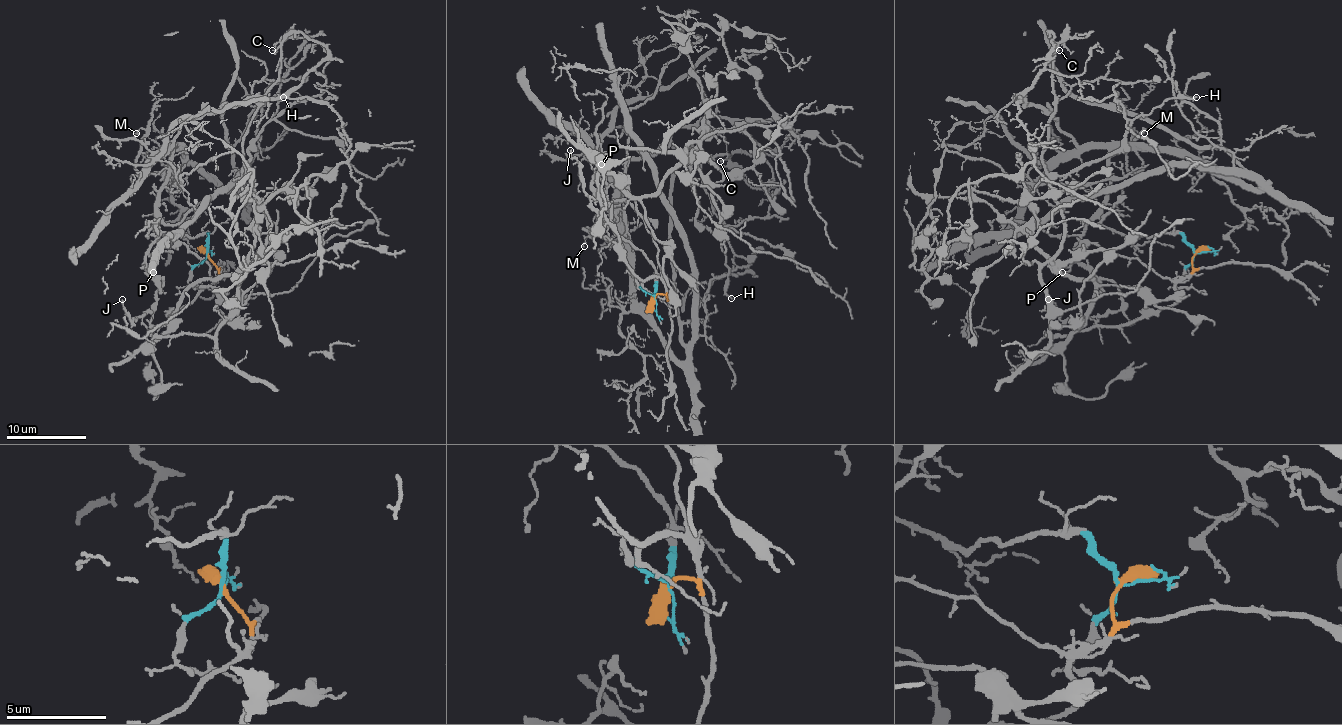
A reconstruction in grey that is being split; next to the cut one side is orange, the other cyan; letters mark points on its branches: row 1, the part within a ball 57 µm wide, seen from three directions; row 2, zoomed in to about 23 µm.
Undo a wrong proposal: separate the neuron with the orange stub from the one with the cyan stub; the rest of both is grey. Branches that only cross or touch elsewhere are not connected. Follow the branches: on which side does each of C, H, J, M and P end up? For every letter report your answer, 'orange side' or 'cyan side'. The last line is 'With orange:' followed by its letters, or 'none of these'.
C: cyan side
H: orange side
J: cyan side
M: cyan side
P: cyan side
With orange: H

